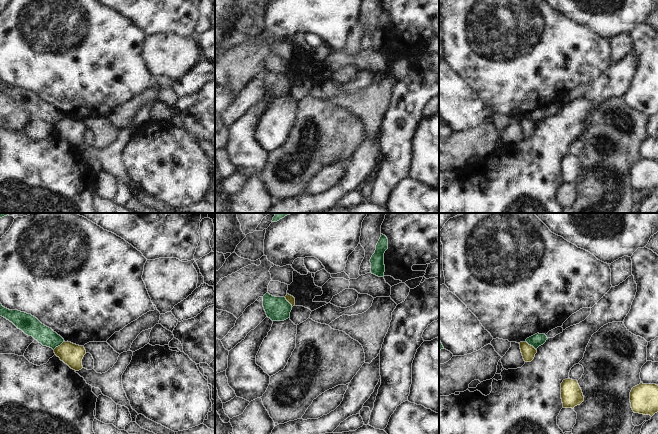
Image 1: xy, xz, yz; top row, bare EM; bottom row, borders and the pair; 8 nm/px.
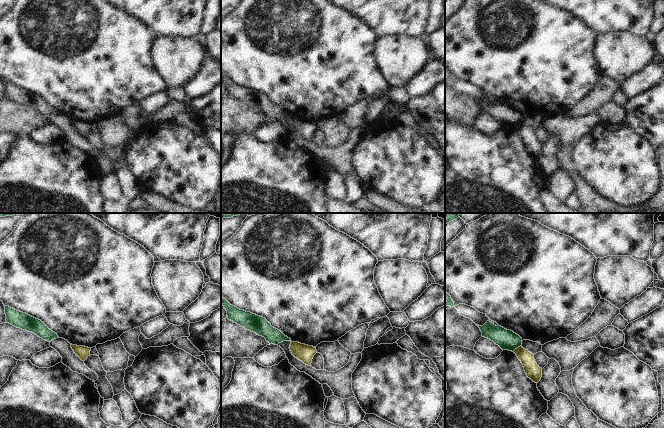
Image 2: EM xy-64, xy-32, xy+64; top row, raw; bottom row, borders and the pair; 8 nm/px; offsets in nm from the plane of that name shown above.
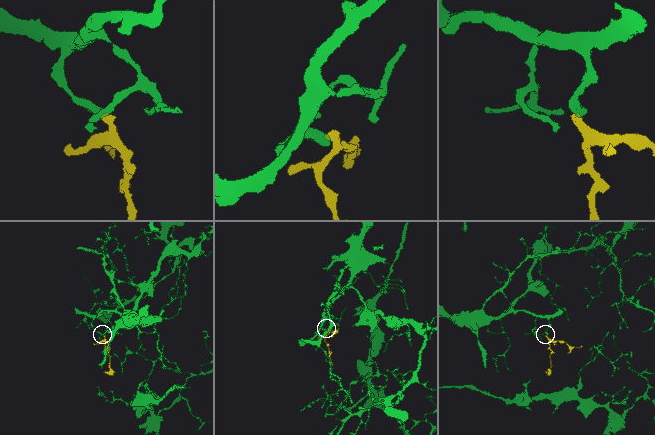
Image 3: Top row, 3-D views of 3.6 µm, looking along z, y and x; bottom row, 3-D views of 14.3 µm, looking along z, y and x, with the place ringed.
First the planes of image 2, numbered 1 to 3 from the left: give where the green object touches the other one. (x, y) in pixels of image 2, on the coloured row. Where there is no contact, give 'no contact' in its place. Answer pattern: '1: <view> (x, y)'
1: no contact
2: no contact
3: xy+64 (517, 348)

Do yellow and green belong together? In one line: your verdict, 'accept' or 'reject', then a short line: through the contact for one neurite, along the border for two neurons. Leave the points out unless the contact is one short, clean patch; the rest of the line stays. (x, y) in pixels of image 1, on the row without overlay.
reject; line xy (64, 117), (53, 125)

